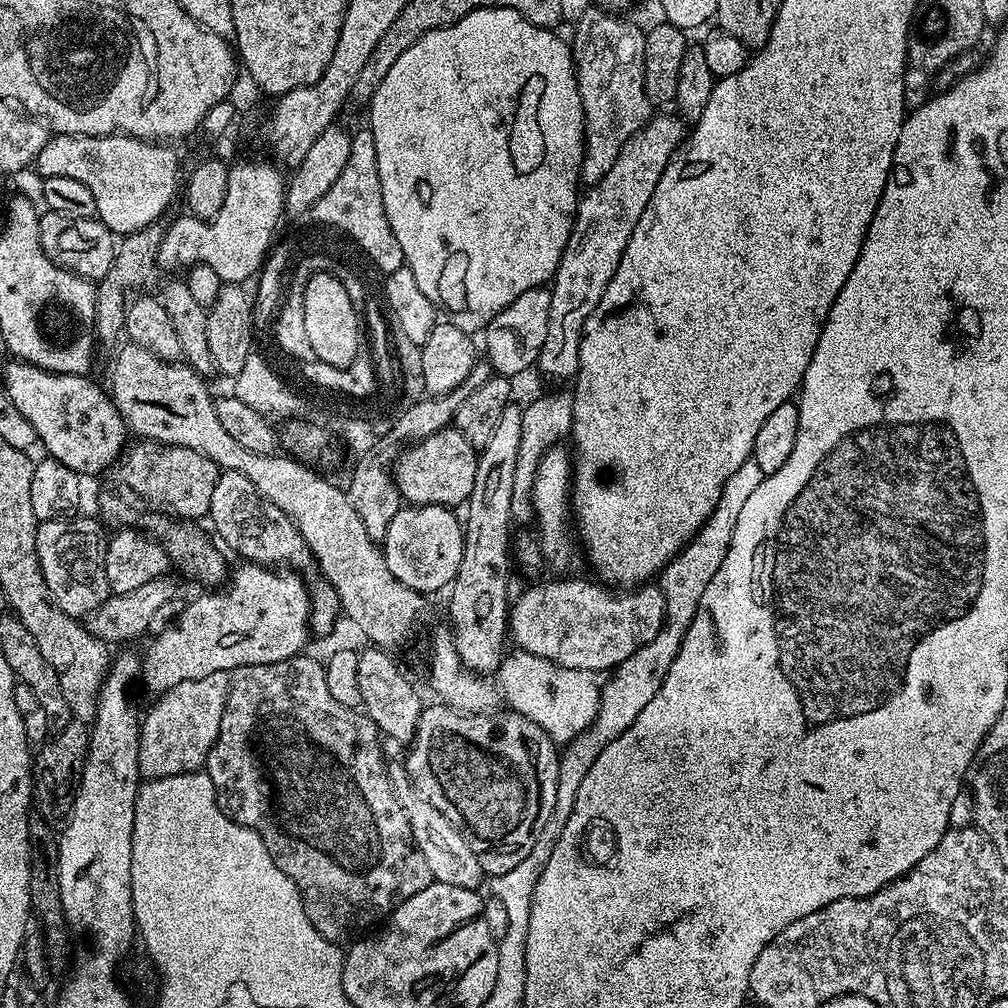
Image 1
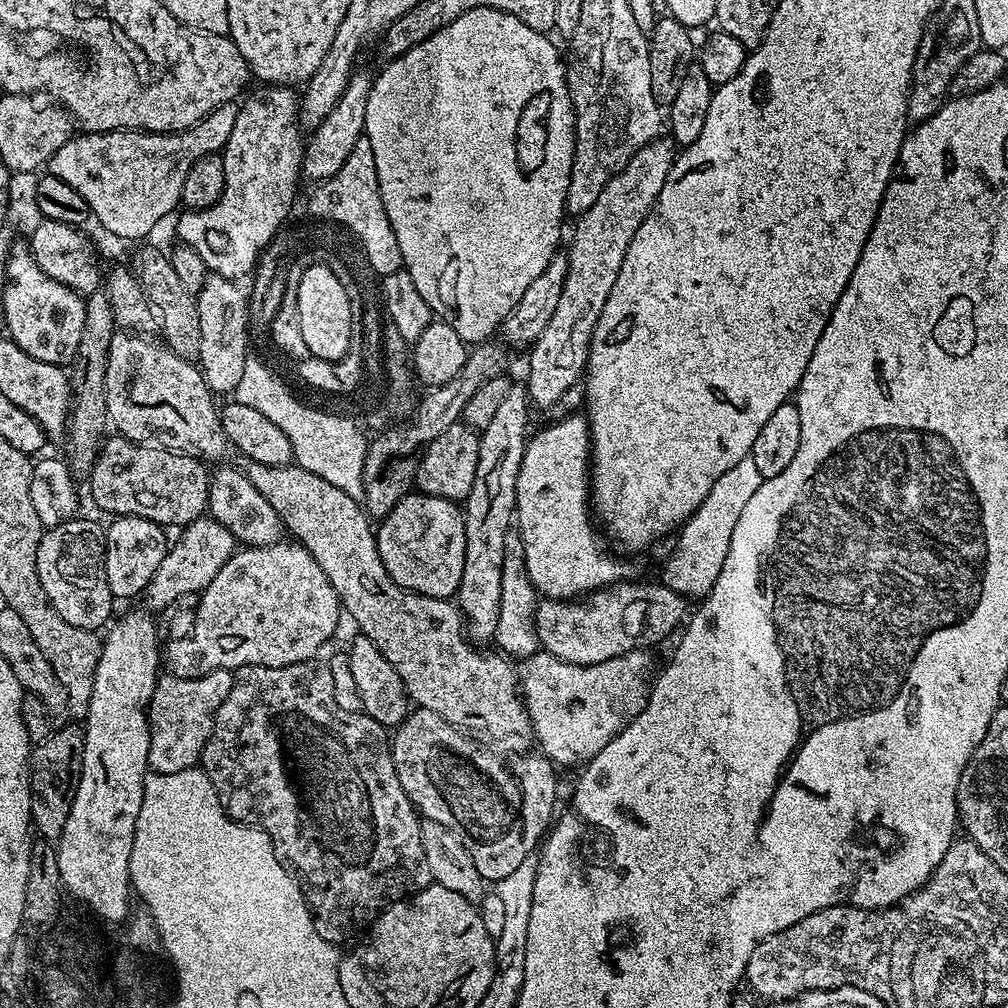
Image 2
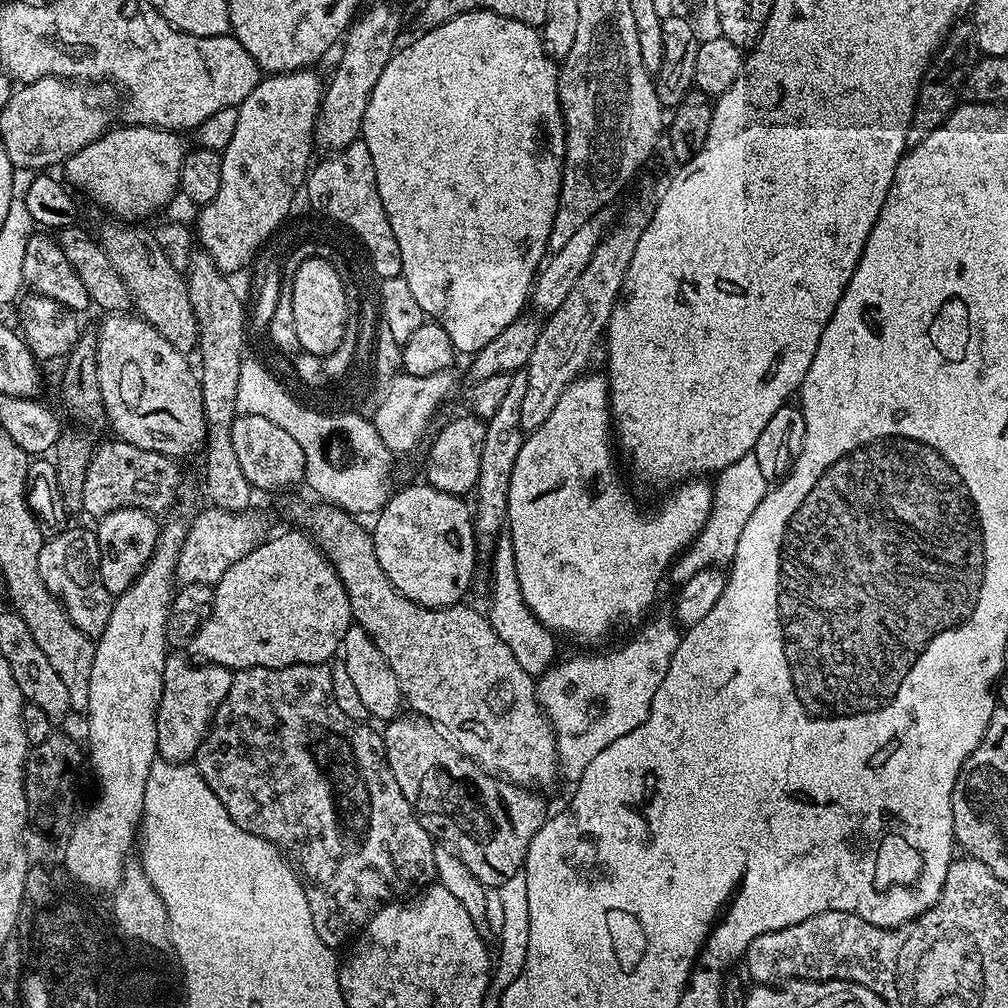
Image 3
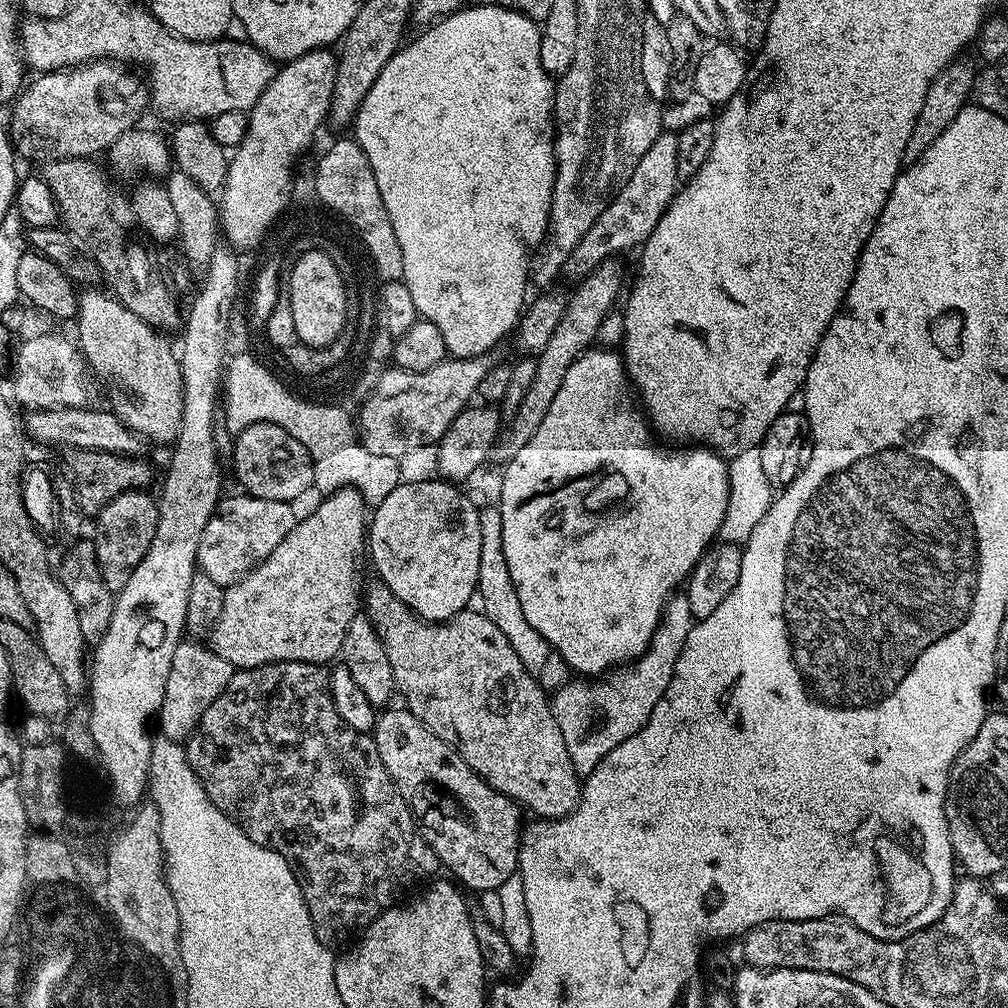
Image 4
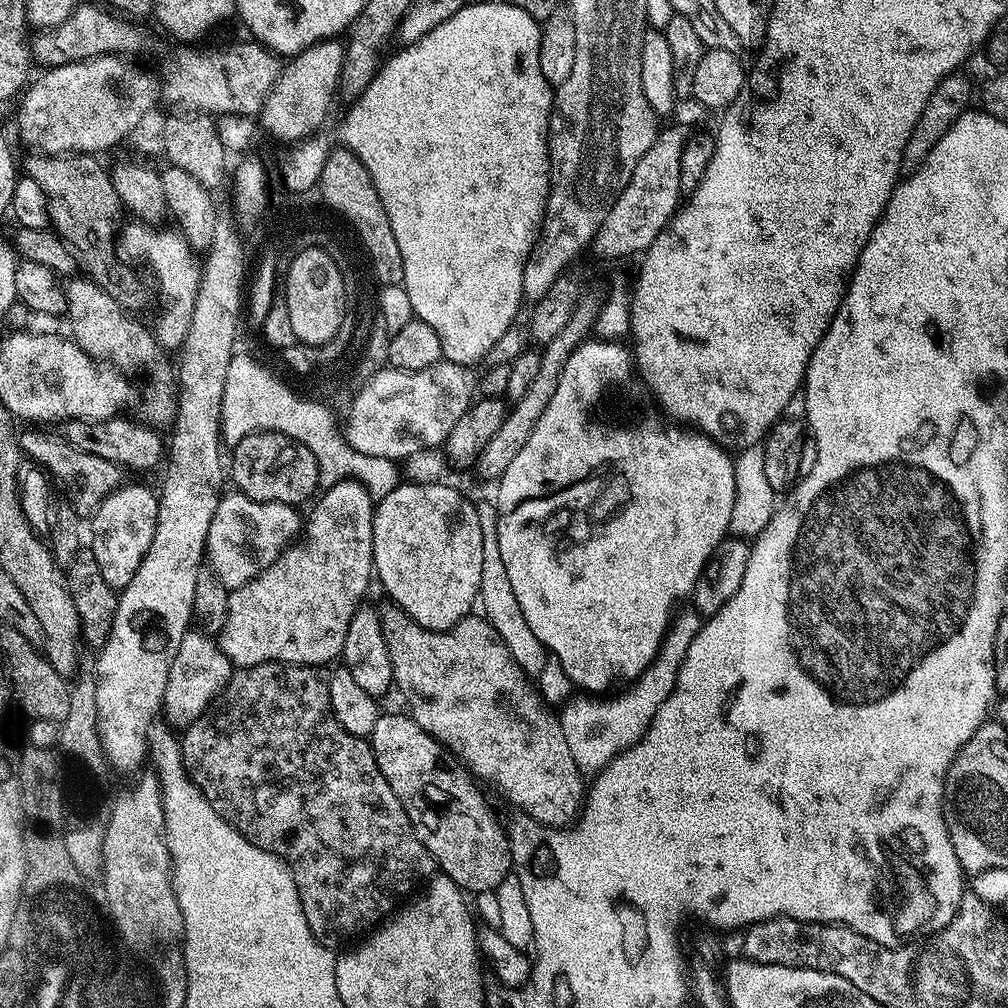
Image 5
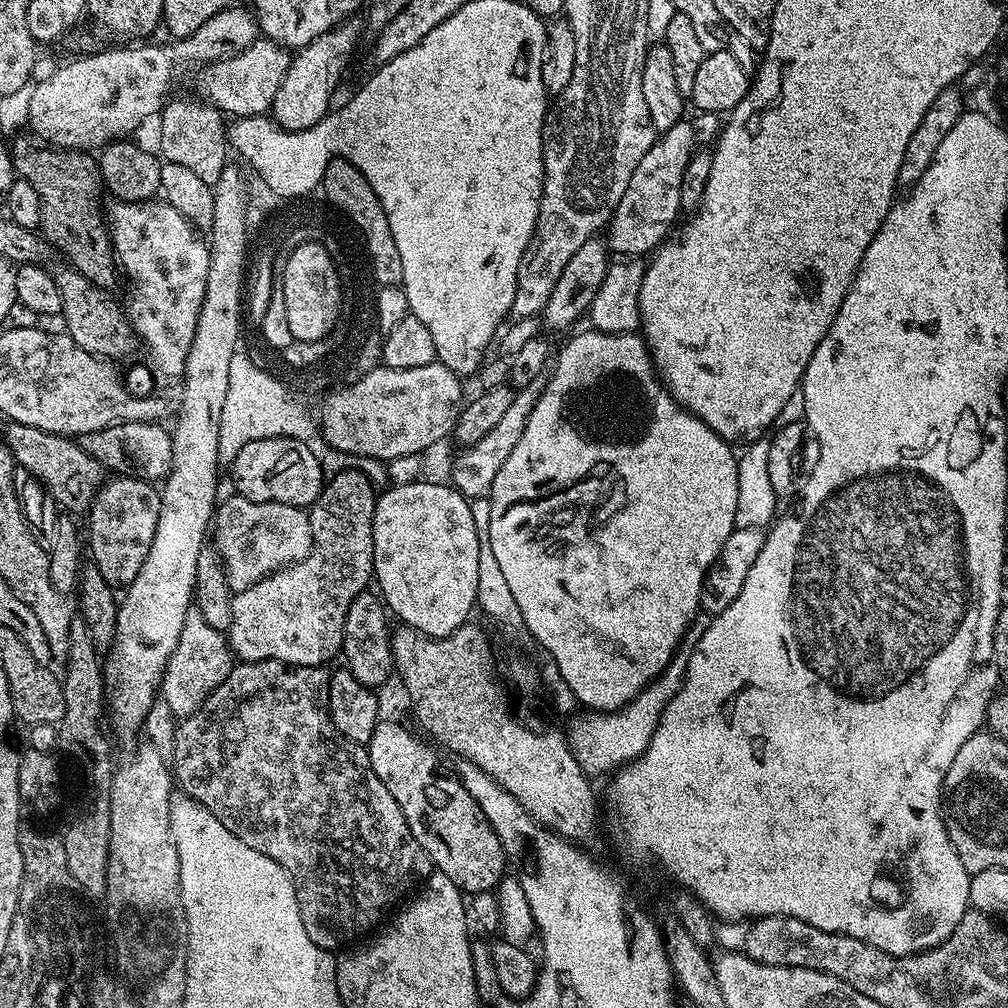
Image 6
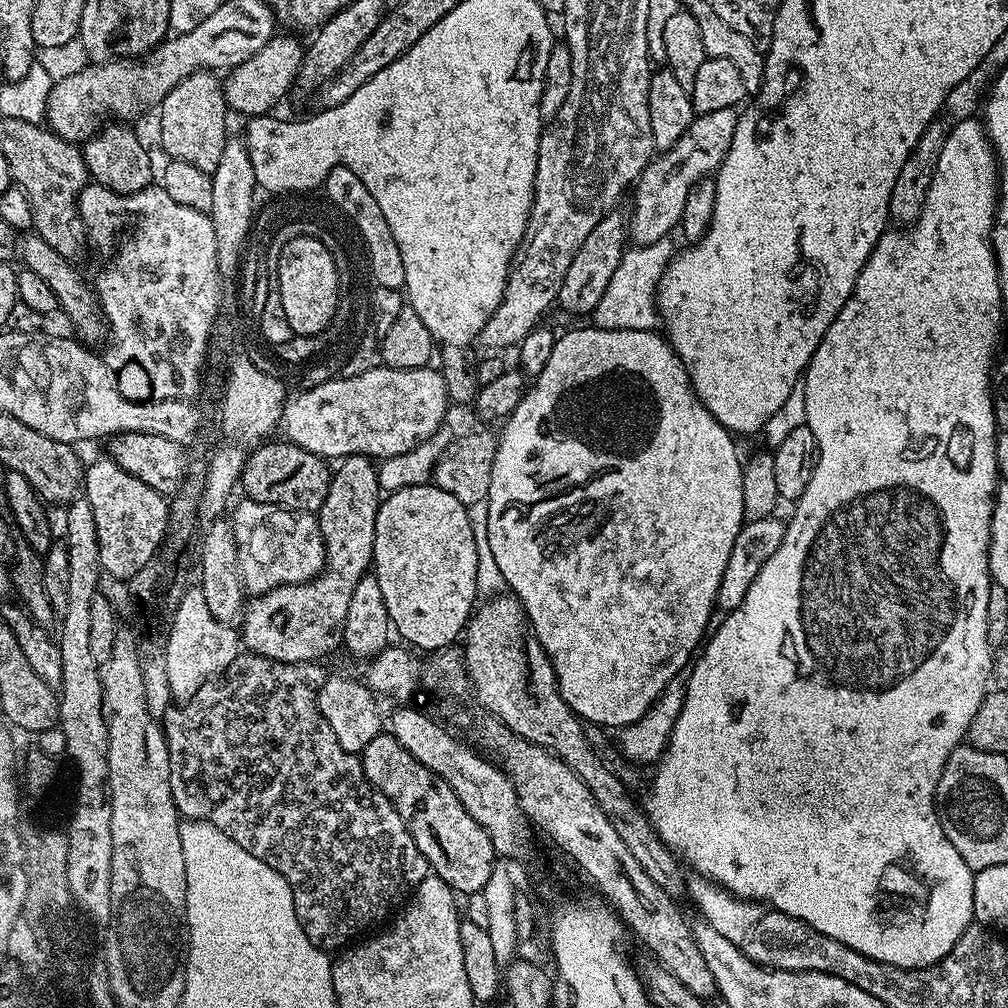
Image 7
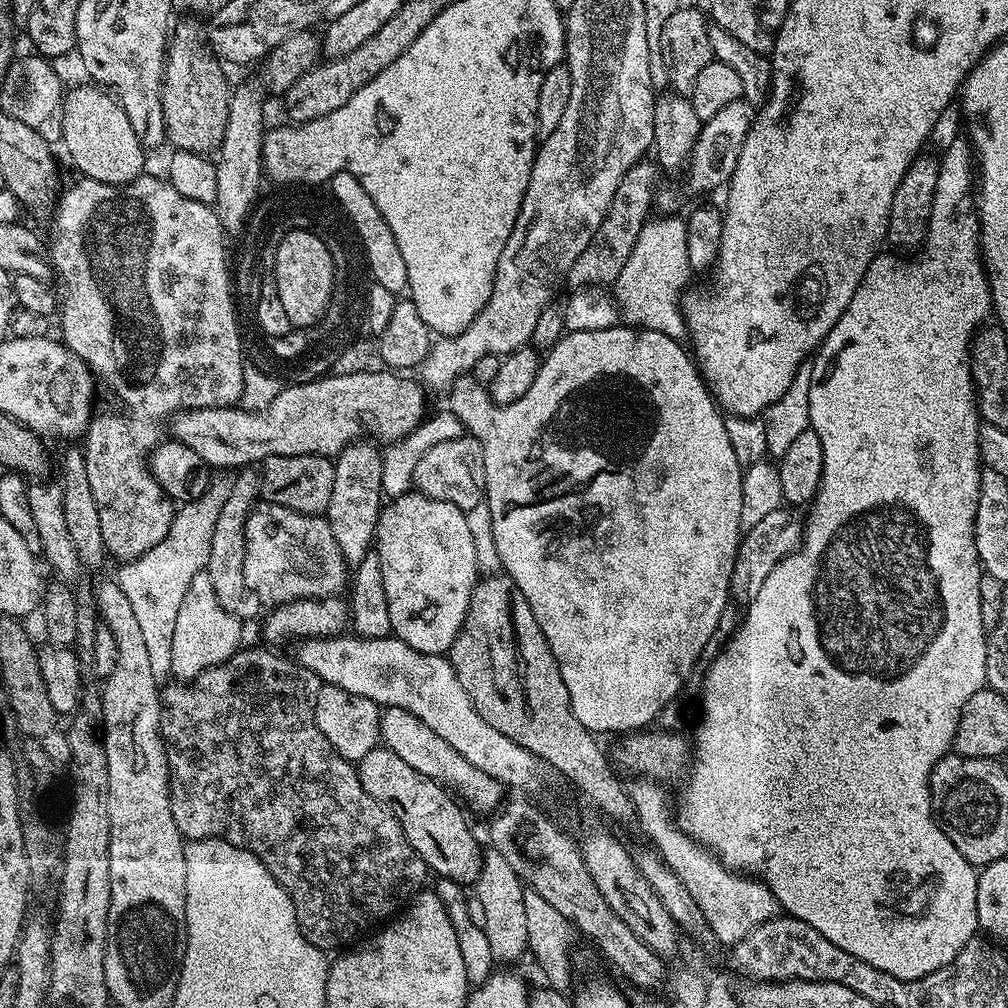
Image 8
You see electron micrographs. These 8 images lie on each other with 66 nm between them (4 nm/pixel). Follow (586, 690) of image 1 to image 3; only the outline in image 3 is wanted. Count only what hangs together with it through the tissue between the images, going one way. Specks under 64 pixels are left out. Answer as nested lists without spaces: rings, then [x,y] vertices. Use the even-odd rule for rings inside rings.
[[[660,615],[656,617],[650,624],[645,623],[640,629],[641,636],[630,641],[616,650],[610,652],[604,652],[596,656],[580,656],[578,658],[572,658],[568,662],[562,664],[557,663],[552,667],[545,670],[544,673],[539,675],[537,679],[536,686],[536,696],[539,698],[540,706],[544,711],[544,715],[551,722],[552,728],[557,732],[556,737],[556,754],[557,761],[559,762],[559,773],[561,777],[563,776],[569,780],[569,783],[576,783],[580,780],[582,774],[585,772],[586,766],[594,760],[595,755],[600,754],[602,750],[606,748],[610,743],[617,741],[618,738],[622,738],[624,734],[628,734],[631,730],[637,729],[638,726],[642,724],[649,716],[650,705],[654,700],[654,694],[657,693],[657,688],[662,684],[662,679],[666,676],[666,671],[668,671],[670,666],[670,660],[674,656],[674,651],[676,651],[677,646],[680,644],[681,631],[675,622],[675,619],[671,615]]]

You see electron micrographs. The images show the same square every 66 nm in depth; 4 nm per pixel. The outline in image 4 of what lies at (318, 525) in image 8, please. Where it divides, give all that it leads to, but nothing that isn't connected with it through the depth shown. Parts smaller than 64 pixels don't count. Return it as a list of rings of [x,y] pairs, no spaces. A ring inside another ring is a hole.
[[[239,494],[240,496],[225,495],[216,506],[216,513],[206,522],[206,530],[202,534],[202,542],[198,542],[198,554],[196,562],[199,571],[205,572],[214,582],[222,586],[233,584],[235,580],[241,580],[251,568],[256,568],[290,534],[290,530],[297,522],[297,513],[292,513],[293,505],[286,500],[263,500],[257,496]]]

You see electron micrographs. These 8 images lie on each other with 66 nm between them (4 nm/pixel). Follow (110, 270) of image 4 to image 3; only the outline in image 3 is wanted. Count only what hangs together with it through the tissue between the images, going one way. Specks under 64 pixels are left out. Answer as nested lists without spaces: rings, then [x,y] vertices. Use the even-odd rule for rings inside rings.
[[[112,222],[101,230],[99,243],[104,245],[104,252],[112,263],[114,271],[126,282],[126,290],[132,295],[135,311],[143,319],[155,326],[158,334],[170,342],[178,351],[191,353],[197,347],[200,338],[200,324],[190,302],[187,279],[174,266],[162,250],[155,235],[147,232],[144,226],[133,226],[128,222]]]

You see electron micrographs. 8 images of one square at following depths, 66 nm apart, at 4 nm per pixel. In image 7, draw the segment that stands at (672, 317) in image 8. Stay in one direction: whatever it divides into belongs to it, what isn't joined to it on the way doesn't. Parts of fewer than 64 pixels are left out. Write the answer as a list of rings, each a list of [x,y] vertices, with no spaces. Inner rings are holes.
[[[665,238],[653,244],[637,244],[625,251],[618,270],[614,270],[602,298],[594,313],[594,324],[606,330],[646,330],[653,331],[661,323],[656,311],[656,287],[660,285],[666,266],[672,261],[674,249],[671,239]]]

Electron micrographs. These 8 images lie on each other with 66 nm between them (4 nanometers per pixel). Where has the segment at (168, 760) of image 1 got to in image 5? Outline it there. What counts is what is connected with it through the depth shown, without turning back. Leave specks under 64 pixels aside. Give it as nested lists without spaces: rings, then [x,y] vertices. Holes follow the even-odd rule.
[[[203,630],[188,631],[182,638],[182,646],[178,646],[178,654],[174,654],[164,691],[162,712],[173,729],[183,730],[203,716],[209,704],[228,685],[233,671],[232,661],[209,633]]]

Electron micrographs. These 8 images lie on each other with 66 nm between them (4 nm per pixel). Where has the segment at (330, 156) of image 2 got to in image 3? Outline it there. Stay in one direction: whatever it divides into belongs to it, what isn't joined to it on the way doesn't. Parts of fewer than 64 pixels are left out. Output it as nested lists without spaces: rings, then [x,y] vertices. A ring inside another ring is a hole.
[[[388,4],[366,8],[348,25],[348,31],[342,37],[344,49],[340,52],[340,61],[332,72],[332,81],[327,81],[324,95],[320,98],[320,109],[312,134],[315,147],[325,148],[323,151],[328,154],[335,154],[341,148],[350,146],[350,142],[361,139],[366,106],[370,106],[370,94],[374,94],[374,86],[378,86],[378,78],[382,78],[386,62],[390,62],[393,52],[398,48],[396,31],[400,28],[399,10]]]

